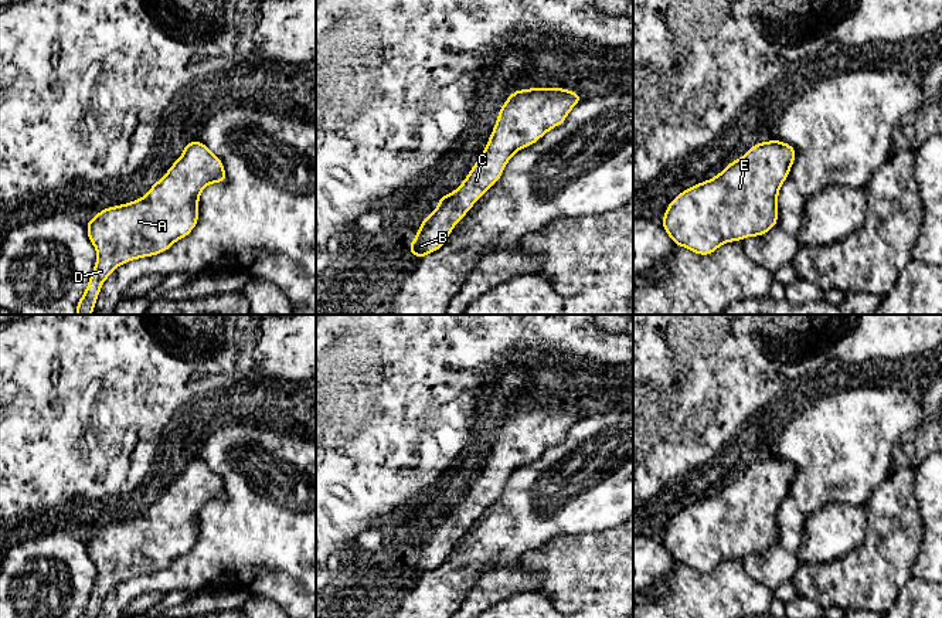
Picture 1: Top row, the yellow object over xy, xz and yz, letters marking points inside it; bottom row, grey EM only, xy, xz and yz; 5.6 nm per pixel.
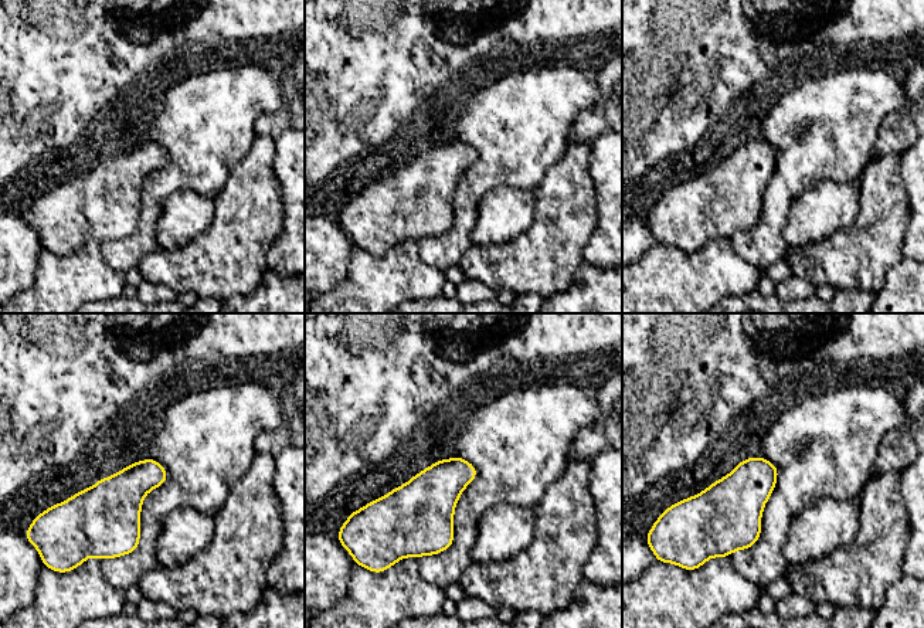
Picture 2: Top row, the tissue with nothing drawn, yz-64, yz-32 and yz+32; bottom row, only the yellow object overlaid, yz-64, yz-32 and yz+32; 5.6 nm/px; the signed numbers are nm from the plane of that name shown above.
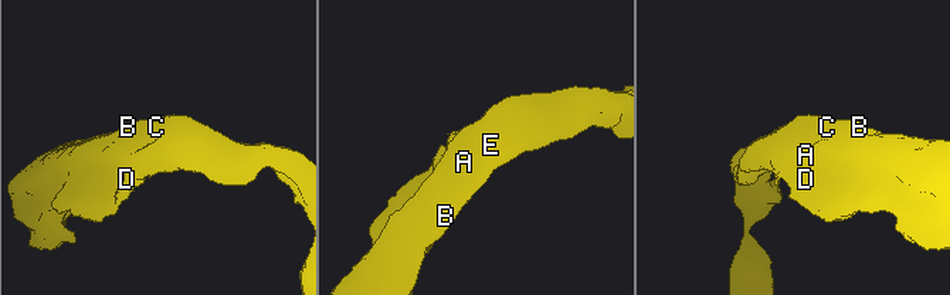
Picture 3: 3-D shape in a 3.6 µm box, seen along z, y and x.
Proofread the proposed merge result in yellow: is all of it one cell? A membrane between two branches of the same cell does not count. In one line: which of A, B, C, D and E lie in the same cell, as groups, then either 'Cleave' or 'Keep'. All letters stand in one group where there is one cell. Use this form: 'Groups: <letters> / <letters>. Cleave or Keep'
Groups: A B C D E. Keep

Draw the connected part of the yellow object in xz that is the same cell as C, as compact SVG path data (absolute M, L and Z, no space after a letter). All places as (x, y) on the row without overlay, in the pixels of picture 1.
M535 404L511 410L499 427L482 475L452 512L438 516L438 526L421 540L408 570L421 577L438 568L472 523L499 499L510 475L565 439L569 428L581 418L578 410L564 405Z

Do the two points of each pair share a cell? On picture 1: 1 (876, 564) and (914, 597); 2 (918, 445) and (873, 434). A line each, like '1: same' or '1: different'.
1: different
2: different

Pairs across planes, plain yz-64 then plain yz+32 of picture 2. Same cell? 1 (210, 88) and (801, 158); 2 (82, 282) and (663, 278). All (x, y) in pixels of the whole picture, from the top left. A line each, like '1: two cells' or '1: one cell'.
1: one cell
2: one cell

